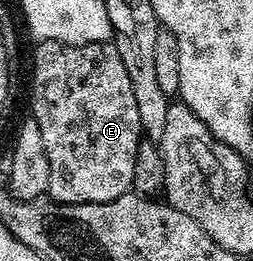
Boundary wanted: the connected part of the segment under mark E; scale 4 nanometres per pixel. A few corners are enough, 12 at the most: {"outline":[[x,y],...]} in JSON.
{"outline":[[43,39],[30,107],[55,203],[111,203],[143,142],[113,42]]}

